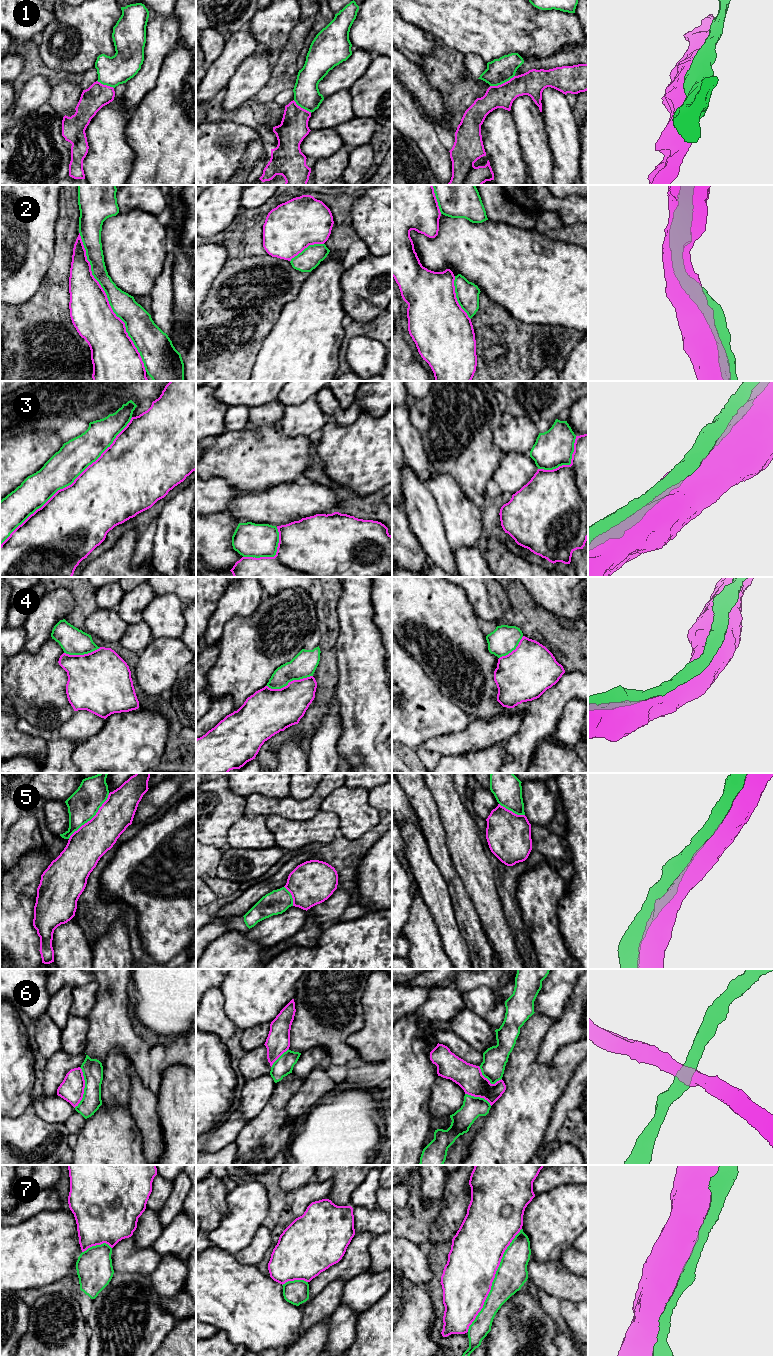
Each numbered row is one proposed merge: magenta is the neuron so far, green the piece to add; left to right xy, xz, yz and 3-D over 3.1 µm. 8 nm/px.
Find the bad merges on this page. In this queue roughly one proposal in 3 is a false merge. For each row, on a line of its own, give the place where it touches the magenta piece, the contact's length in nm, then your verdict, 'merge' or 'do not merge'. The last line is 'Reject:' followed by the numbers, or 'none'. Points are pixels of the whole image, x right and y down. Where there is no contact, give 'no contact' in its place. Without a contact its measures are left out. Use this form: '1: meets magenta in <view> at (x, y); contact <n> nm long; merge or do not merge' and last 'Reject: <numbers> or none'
1: meets magenta in yz at (503, 83); contact 220 nm long; do not merge
2: meets magenta in xy at (108, 302); contact 1250 nm long; merge
3: meets magenta in xy at (69, 485); contact 1500 nm long; do not merge
4: meets magenta in xz at (289, 682); contact 380 nm long; merge
5: meets magenta in xy at (93, 817); contact 500 nm long; merge
6: meets magenta in xy at (84, 1087); contact 340 nm long; do not merge
7: meets magenta in yz at (493, 1279); contact 950 nm long; merge
Reject: 1, 3, 6

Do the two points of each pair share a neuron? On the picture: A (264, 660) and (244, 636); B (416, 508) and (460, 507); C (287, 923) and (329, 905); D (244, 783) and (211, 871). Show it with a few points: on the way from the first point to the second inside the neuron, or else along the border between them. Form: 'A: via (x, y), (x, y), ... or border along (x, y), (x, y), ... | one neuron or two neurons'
A: via (258, 654), (247, 642) | one neuron
B: border along (426, 487), (435, 501), (440, 521), (445, 530) | two neurons
C: border along (305, 911), (307, 916) | two neurons
D: border along (206, 844), (223, 850) | two neurons

